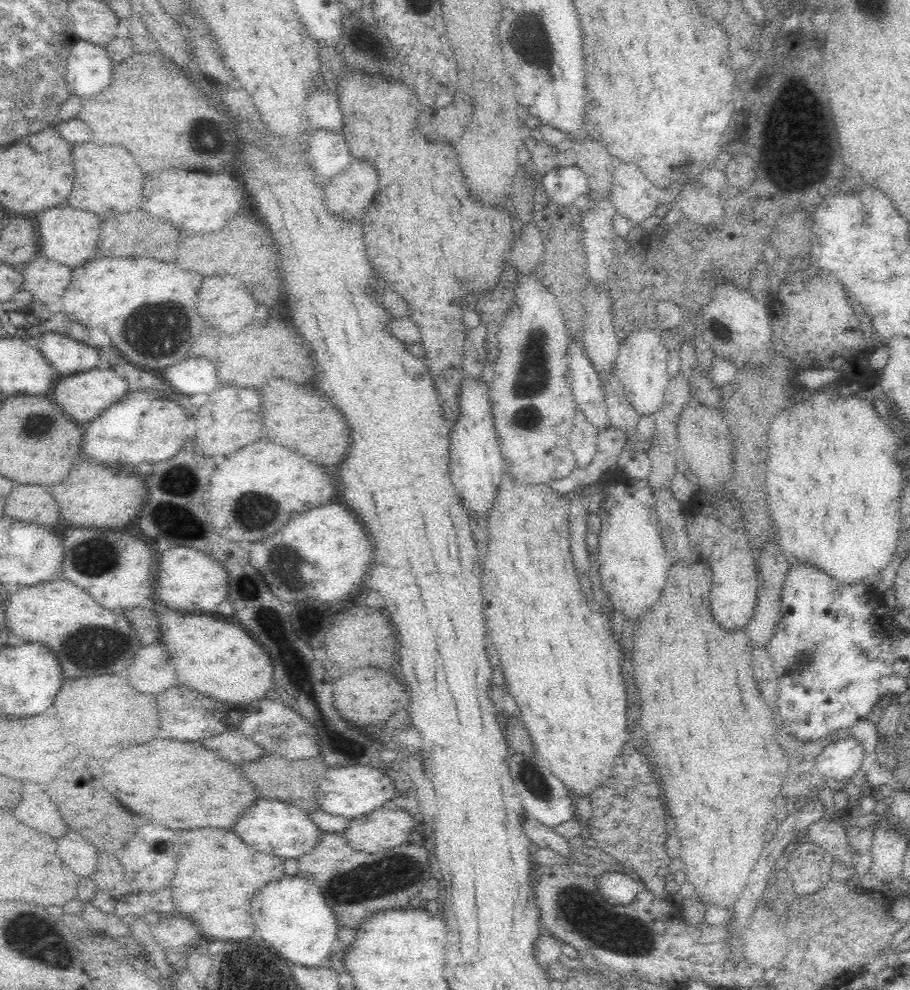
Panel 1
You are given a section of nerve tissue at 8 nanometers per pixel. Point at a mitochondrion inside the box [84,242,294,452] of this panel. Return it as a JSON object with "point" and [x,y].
{"point":[157,327]}

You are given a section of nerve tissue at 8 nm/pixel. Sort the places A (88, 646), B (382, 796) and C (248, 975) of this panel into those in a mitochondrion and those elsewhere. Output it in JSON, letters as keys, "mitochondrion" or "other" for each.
{"A":"mitochondrion","B":"other","C":"mitochondrion"}

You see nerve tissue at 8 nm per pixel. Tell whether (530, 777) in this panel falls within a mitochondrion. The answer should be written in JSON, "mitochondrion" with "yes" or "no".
{"mitochondrion":"yes"}

